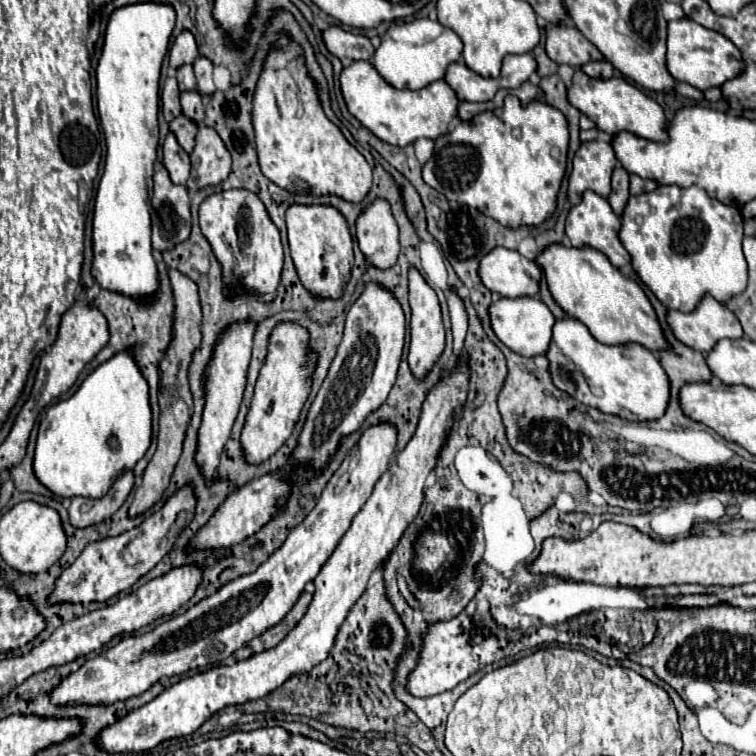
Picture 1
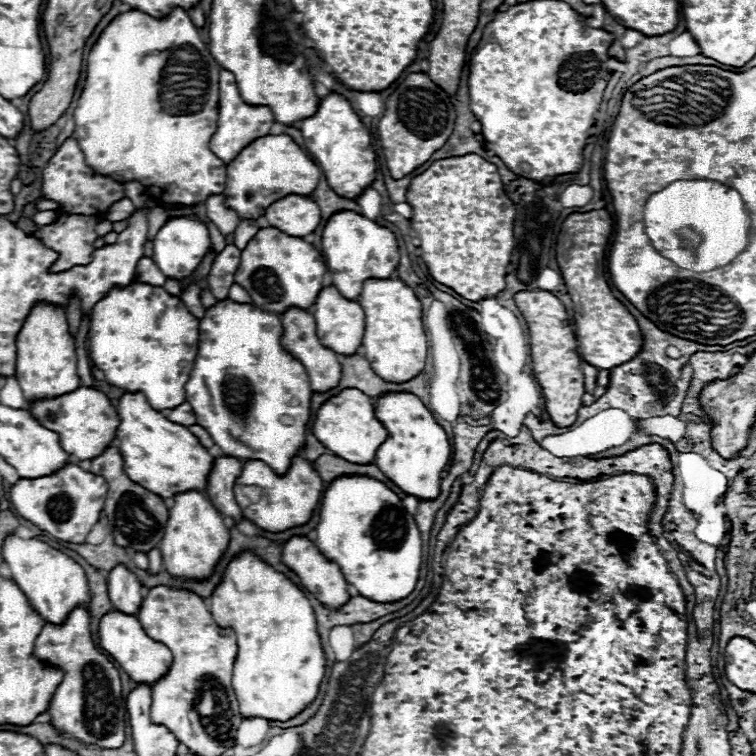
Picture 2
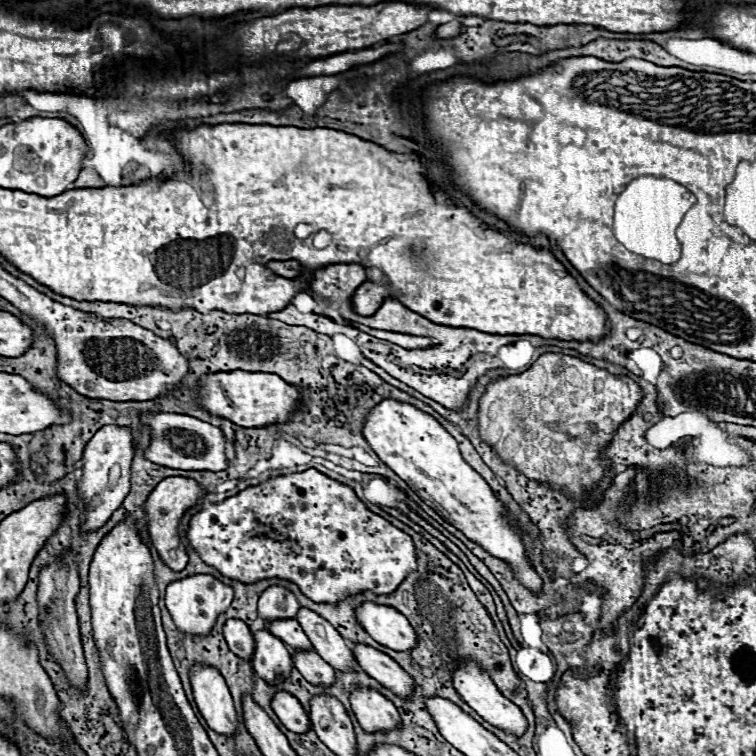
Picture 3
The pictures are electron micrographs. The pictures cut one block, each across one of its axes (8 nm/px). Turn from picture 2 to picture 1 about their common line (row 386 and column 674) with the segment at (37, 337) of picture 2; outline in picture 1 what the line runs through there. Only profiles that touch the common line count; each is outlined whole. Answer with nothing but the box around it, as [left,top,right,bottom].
[668,18,744,90]

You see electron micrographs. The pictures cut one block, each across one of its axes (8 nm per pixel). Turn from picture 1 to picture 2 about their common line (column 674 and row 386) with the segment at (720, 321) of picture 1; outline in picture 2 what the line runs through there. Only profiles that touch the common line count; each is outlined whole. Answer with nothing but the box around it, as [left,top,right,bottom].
[280,308,342,392]

